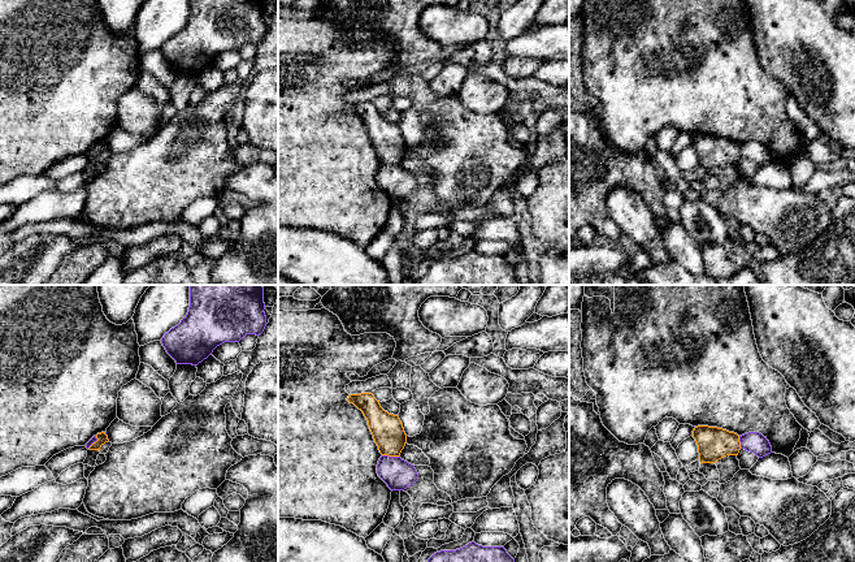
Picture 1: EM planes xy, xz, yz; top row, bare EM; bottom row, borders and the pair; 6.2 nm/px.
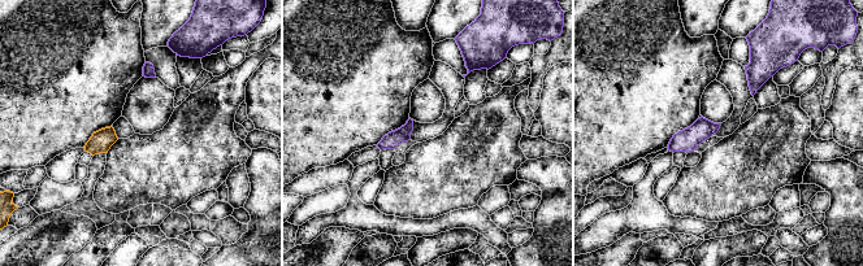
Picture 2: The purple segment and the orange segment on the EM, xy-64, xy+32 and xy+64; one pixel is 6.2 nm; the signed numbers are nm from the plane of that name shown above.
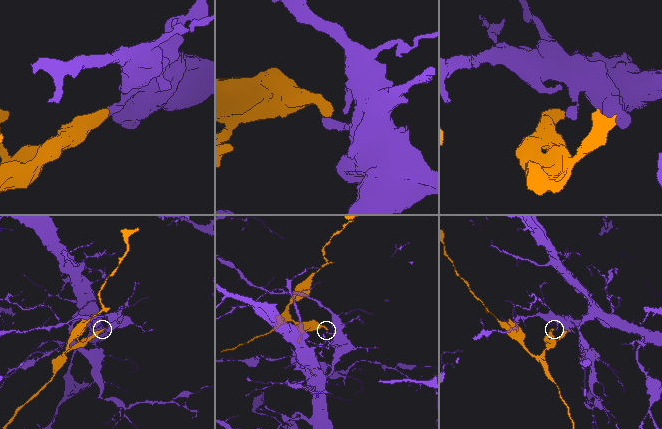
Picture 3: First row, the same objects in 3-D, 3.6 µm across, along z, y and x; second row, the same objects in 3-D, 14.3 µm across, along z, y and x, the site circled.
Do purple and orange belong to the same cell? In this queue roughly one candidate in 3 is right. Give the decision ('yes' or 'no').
no

